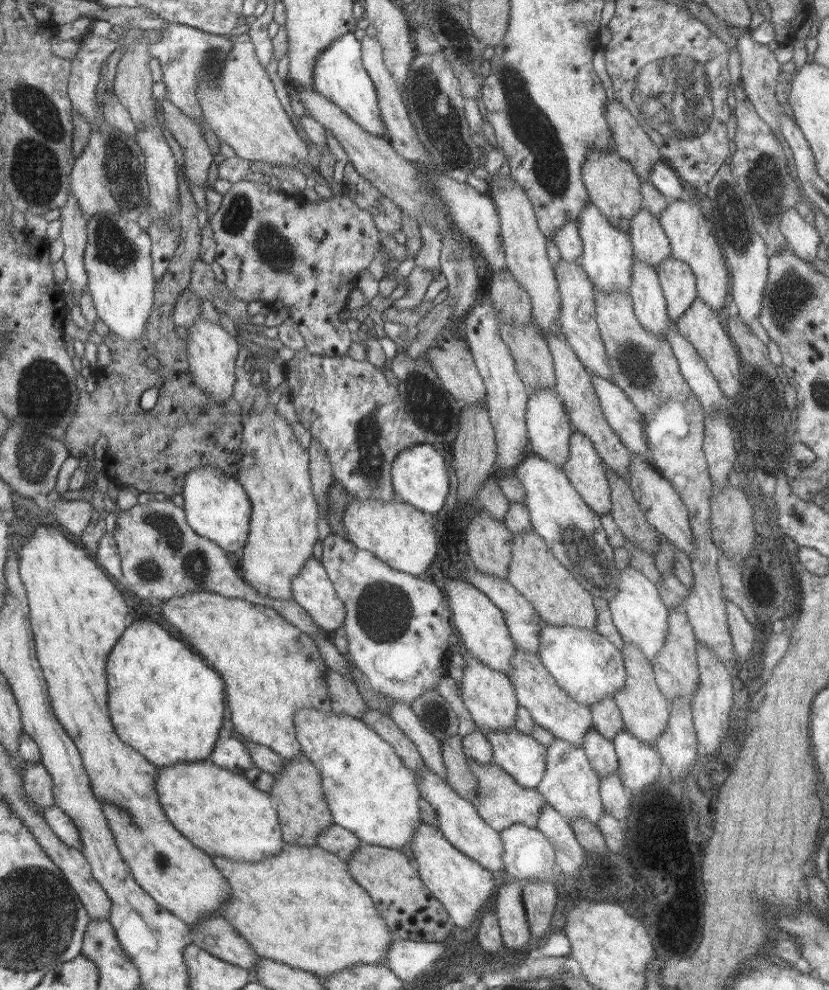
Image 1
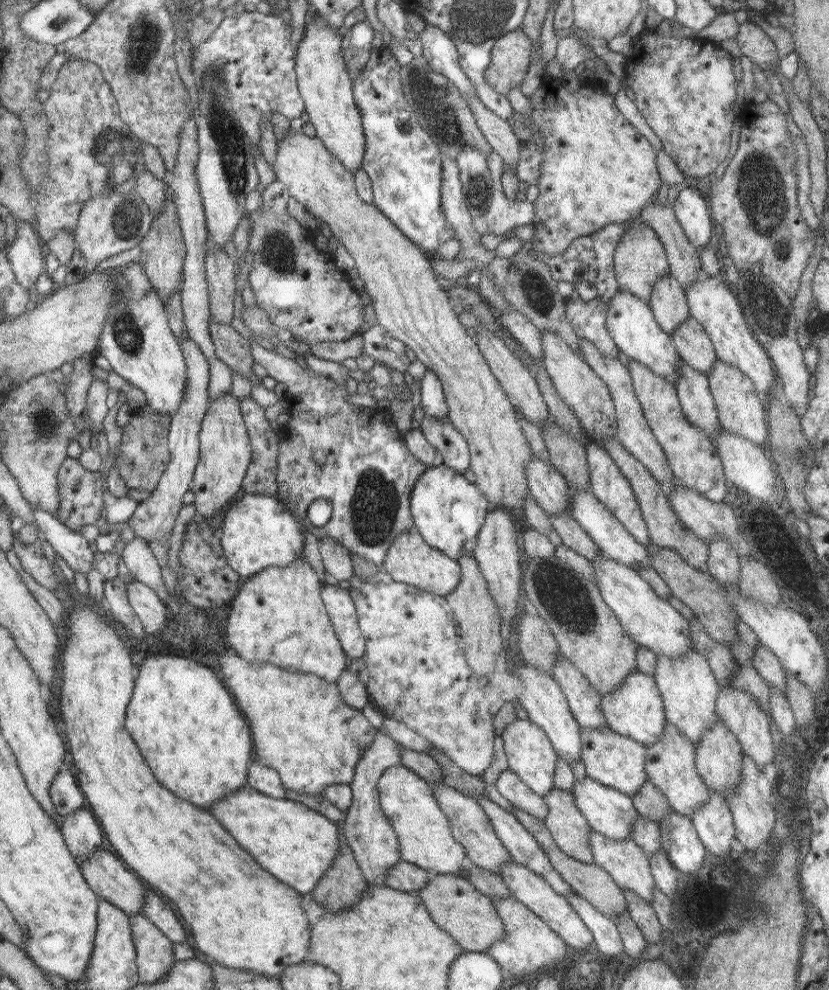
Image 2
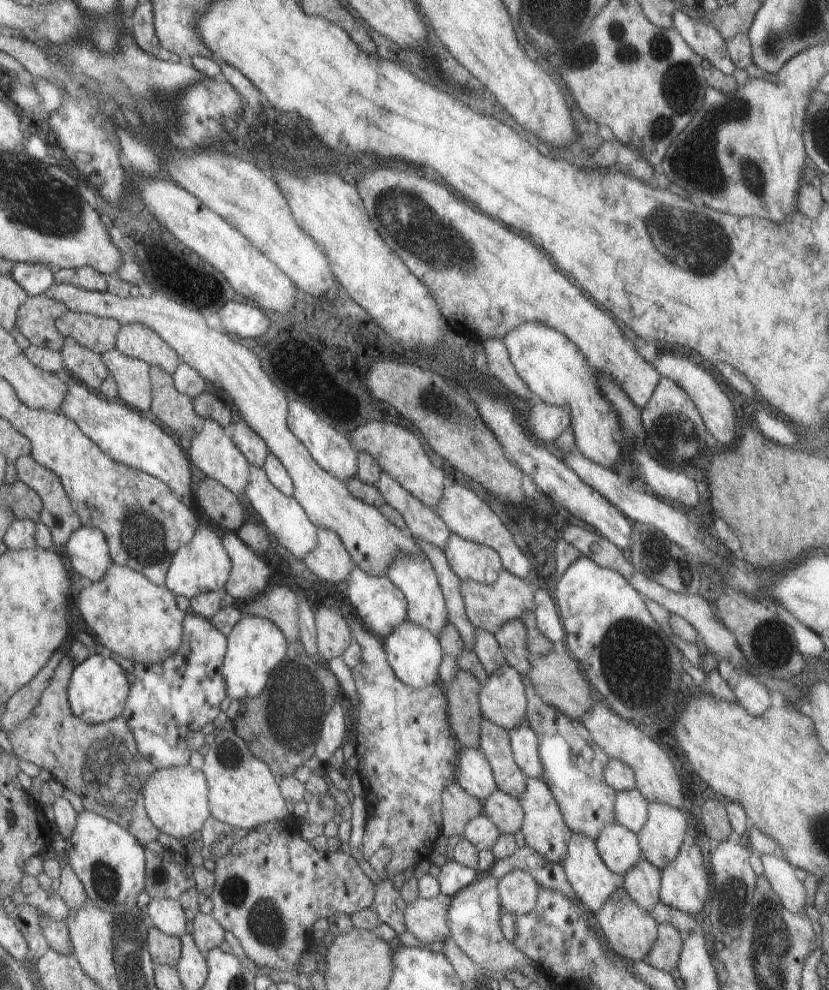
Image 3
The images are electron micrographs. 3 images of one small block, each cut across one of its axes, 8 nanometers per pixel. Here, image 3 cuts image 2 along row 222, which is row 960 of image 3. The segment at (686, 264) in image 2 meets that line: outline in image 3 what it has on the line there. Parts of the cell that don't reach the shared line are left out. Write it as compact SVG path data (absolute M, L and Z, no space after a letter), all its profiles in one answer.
M661 924L657 926L657 932L659 932L657 942L655 942L653 950L649 952L649 956L645 958L645 962L651 968L671 974L675 968L679 968L685 936L681 932L677 932L673 926L661 926Z

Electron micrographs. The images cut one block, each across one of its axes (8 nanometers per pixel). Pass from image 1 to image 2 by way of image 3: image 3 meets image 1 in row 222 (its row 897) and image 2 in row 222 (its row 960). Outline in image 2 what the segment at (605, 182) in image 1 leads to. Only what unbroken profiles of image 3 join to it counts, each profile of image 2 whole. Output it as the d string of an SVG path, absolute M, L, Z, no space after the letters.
M639 218L629 220L627 234L619 240L619 246L615 248L615 276L617 276L619 288L635 294L637 298L649 304L655 284L667 274L671 274L671 266L667 260L667 252L661 240L657 238L657 234L643 220Z

